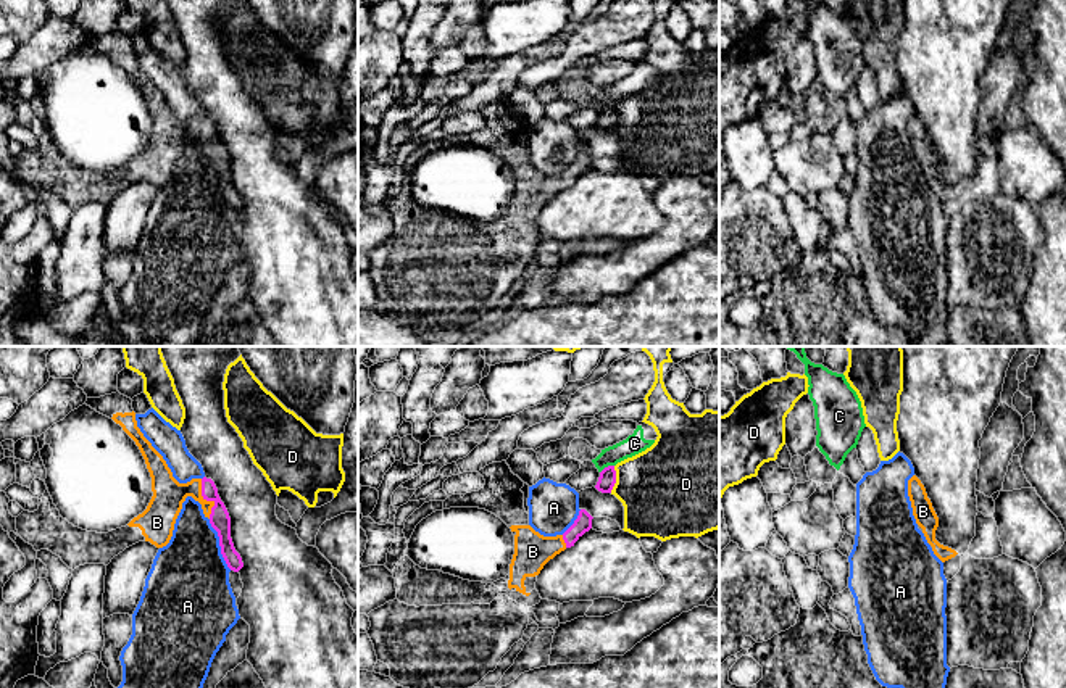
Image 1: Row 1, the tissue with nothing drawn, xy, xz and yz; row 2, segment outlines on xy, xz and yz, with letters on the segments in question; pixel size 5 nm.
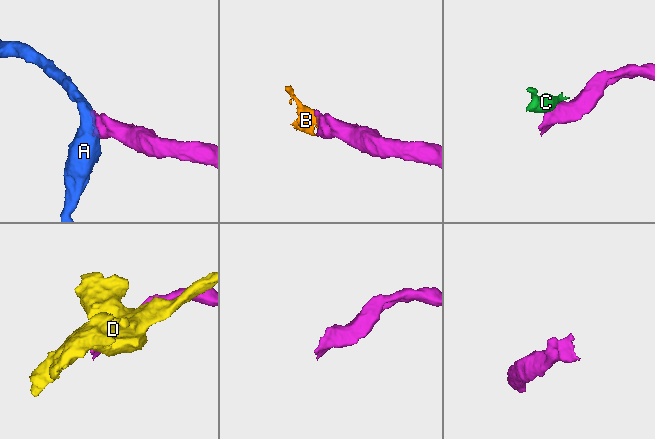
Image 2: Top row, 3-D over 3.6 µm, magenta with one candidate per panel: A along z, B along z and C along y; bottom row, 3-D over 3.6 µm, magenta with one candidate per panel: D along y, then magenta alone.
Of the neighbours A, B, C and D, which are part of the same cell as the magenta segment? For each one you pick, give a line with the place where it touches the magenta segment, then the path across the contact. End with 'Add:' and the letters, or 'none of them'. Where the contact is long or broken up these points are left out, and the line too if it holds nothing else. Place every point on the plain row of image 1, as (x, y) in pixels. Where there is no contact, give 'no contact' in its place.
B: contact xy (207, 139); way xy (220, 158), (207, 139), (183, 131), (160, 155)
Add: B

